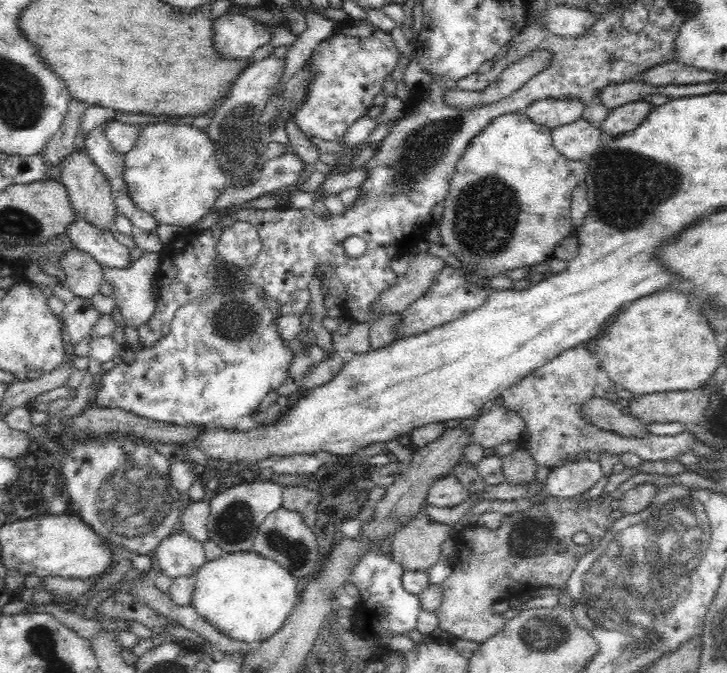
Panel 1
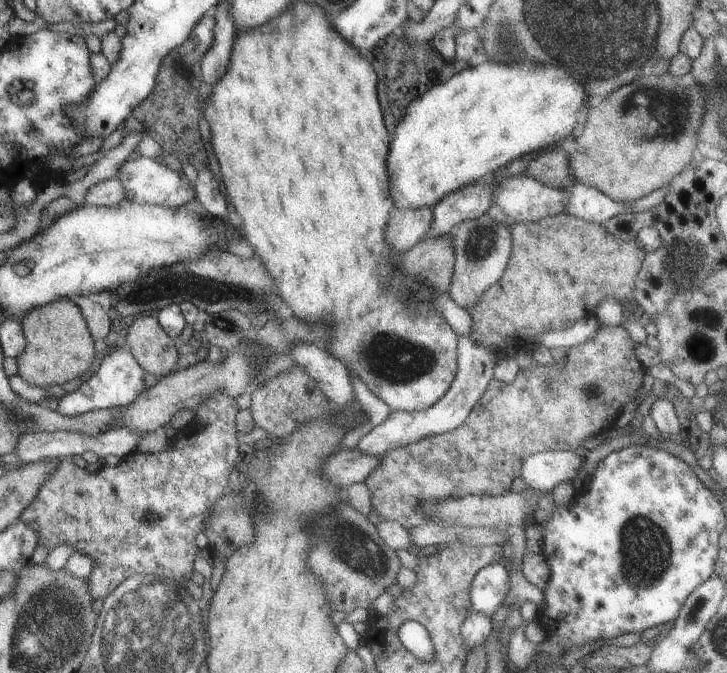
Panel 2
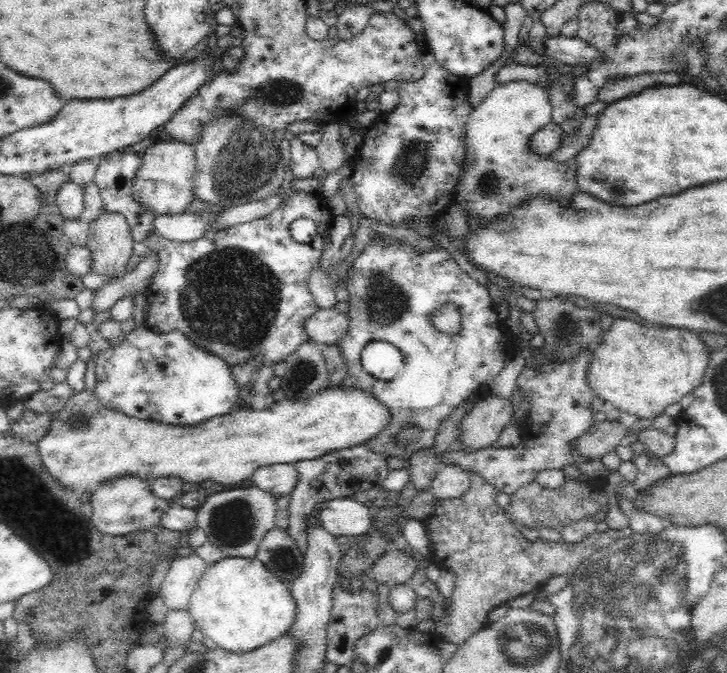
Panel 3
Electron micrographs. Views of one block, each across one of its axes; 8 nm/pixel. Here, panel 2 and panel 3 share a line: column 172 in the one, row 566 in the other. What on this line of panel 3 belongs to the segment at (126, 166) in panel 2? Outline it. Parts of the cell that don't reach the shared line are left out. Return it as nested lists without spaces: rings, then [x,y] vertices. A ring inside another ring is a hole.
[[[196,554],[185,558],[178,557],[171,562],[158,593],[169,609],[189,610],[194,589],[208,565]]]

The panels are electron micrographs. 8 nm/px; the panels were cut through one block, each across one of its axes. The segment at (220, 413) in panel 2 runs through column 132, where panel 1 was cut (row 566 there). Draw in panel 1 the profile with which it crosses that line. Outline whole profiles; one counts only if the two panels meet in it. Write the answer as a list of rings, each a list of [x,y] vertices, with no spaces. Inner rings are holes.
[[[580,495],[571,499],[559,499],[546,497],[541,504],[535,504],[531,509],[503,515],[501,525],[496,530],[490,530],[478,524],[470,525],[451,539],[456,547],[457,555],[454,558],[452,572],[442,584],[442,602],[435,610],[438,622],[438,630],[449,633],[457,638],[472,640],[472,642],[484,642],[490,636],[500,632],[504,626],[504,619],[495,613],[492,606],[510,598],[519,596],[531,596],[536,589],[542,587],[565,586],[570,574],[572,574],[578,560],[592,552],[604,538],[608,529],[612,528],[612,522],[608,514],[604,514],[604,495],[602,498],[580,501]],[[576,532],[588,532],[592,541],[587,545],[577,545],[572,541]]]

